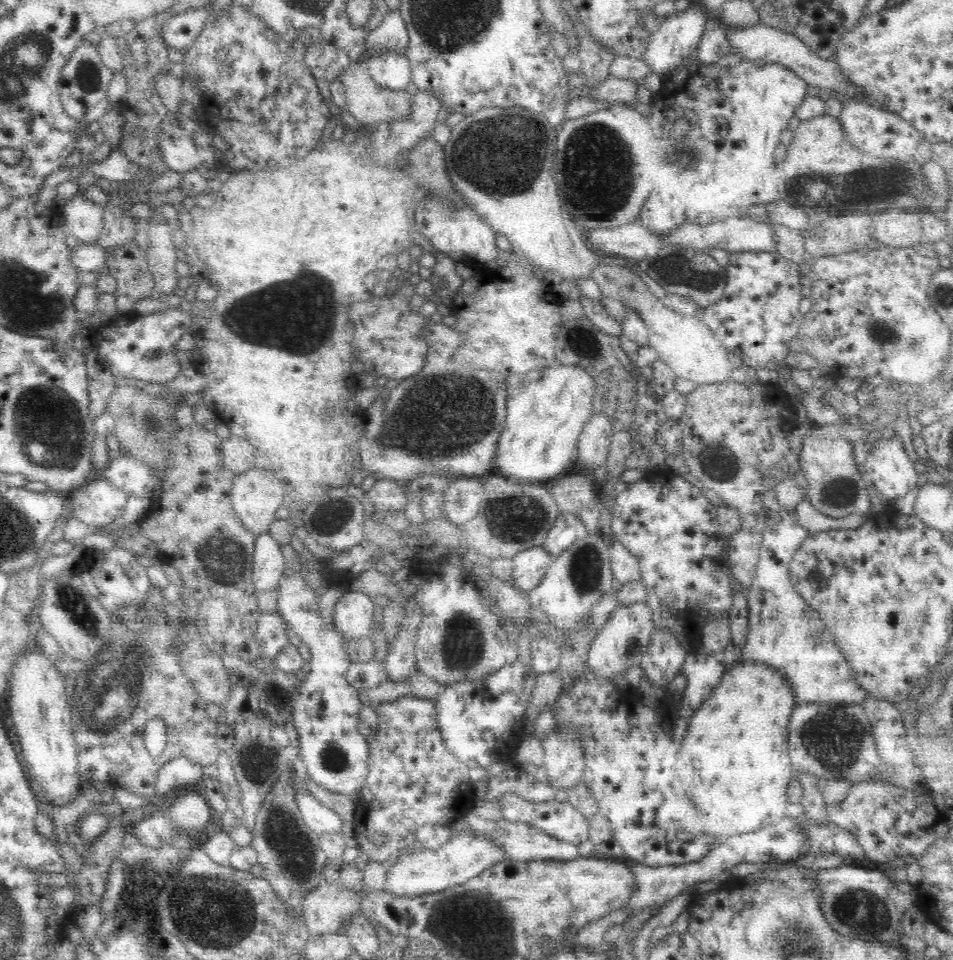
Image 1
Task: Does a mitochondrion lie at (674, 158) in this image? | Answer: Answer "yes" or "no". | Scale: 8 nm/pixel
yes

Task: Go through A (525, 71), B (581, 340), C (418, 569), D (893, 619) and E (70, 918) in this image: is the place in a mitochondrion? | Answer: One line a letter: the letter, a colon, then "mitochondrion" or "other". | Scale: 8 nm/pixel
A: other
B: mitochondrion
C: other
D: other
E: other

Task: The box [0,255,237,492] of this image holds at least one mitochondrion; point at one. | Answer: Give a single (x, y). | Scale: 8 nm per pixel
(60, 437)

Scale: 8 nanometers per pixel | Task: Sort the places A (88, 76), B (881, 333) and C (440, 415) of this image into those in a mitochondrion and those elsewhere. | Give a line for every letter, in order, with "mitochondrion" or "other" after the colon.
A: mitochondrion
B: mitochondrion
C: mitochondrion

